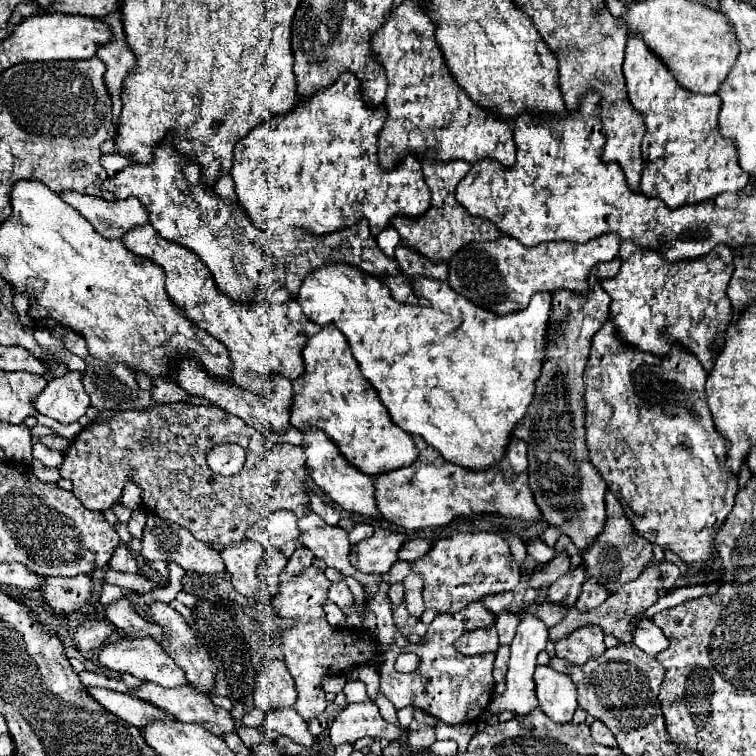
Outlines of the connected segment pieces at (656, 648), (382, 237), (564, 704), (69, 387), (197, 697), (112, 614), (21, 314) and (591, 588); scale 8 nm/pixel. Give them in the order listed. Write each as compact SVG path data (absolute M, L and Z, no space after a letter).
M643 618L637 624L635 630L635 646L639 646L645 654L649 656L657 656L659 652L663 652L669 646L669 640L665 638L665 634L661 632L661 628L657 628L649 618Z
M385 228L379 236L377 236L377 244L379 244L379 248L387 254L387 256L393 256L393 252L395 252L395 248L399 246L399 234L395 232L395 228Z
M537 666L535 684L539 708L557 724L571 722L577 708L577 692L571 678L549 666Z
M67 372L61 378L49 380L45 390L33 398L39 414L57 420L59 424L77 422L89 408L89 396L83 392L81 372Z
M143 682L141 688L137 688L135 692L131 692L131 696L141 698L141 700L145 700L145 702L151 702L153 706L157 706L157 708L161 708L161 710L173 714L179 722L199 724L199 726L207 728L209 732L213 732L213 734L217 734L217 736L225 736L225 734L229 734L229 732L237 732L237 726L235 726L231 714L229 714L227 710L223 710L223 708L213 706L207 694L197 692L197 690L191 688L189 684L187 684L187 686L181 686L181 688L161 688L161 686L157 686L157 684Z
M127 598L107 606L107 620L111 620L119 630L123 630L125 632L123 638L127 640L151 638L155 642L163 642L163 634L165 634L163 628L159 628L157 624L149 624L139 614L135 614Z
M26 294L14 295L13 306L18 313L19 321L23 325L28 327L35 325L34 320L27 314L27 310L29 309L29 300Z
M585 580L583 582L583 588L581 588L581 594L579 594L579 598L577 598L577 610L579 612L587 612L587 610L591 610L591 608L597 608L597 606L601 606L605 600L607 600L607 596L609 596L609 592L607 592L607 588L603 586L603 584L599 584L597 580Z

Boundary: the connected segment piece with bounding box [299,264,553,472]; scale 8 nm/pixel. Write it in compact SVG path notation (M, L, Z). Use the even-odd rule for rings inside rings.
M329 264L307 276L299 290L299 304L311 322L319 326L335 324L343 332L363 376L377 390L395 426L421 436L451 464L473 472L491 468L507 452L513 430L533 400L541 364L547 360L545 344L553 296L535 294L525 310L495 316L453 292L447 282L421 276L413 278L413 288L417 298L429 300L427 308L395 302L379 278L359 272L355 266Z

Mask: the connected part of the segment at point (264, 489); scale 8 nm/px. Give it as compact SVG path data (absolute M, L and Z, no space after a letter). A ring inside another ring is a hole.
M169 403L155 404L145 412L119 412L109 422L93 422L75 438L73 446L67 450L65 460L61 464L61 476L73 482L73 494L91 510L107 510L117 504L121 498L121 490L127 482L135 482L141 488L141 506L147 512L157 514L163 520L177 522L179 526L193 532L193 536L201 542L217 542L227 548L231 544L239 544L245 538L245 530L259 522L263 516L269 516L275 510L291 510L297 518L305 516L309 510L307 500L307 470L305 456L299 446L269 446L255 428L249 428L237 416L223 412L217 406L187 406L187 404ZM149 436L155 440L153 446L141 448L137 440ZM237 442L247 452L247 462L243 470L235 476L219 476L207 466L207 452L215 444Z

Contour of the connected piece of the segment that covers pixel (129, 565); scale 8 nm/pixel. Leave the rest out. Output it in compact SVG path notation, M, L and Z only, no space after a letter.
M121 544L115 550L115 554L113 554L111 562L109 562L109 568L117 570L117 572L125 572L125 574L137 572L137 558L133 556L133 552L125 544Z

